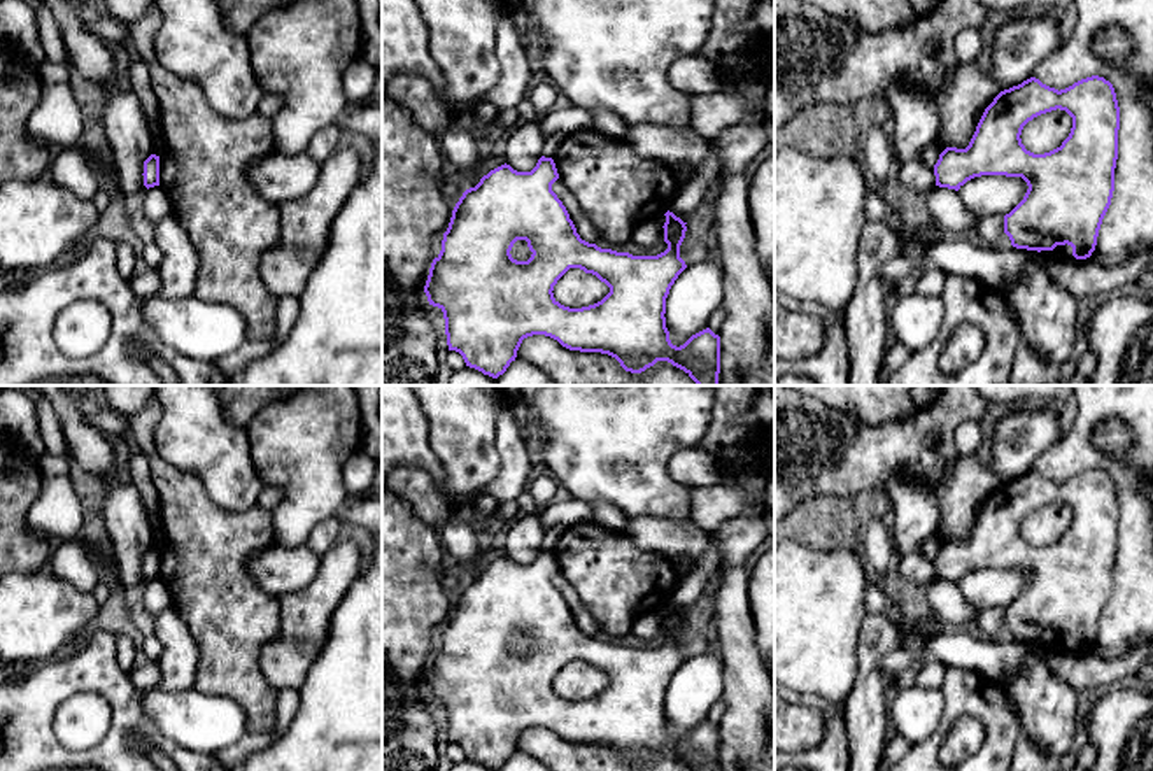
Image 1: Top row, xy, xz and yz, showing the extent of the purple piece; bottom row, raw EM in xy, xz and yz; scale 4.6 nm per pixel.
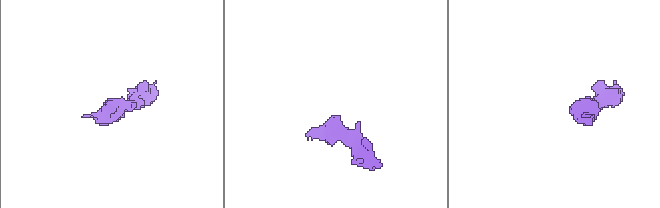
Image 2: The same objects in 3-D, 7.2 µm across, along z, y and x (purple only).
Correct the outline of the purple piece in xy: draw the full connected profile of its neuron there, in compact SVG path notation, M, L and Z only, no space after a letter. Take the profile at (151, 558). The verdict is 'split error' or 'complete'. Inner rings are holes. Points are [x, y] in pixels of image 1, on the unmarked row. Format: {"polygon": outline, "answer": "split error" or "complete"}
{"polygon": "M151 547L145 554L144 554L144 578L154 580L159 578L159 548Z", "answer": "complete"}

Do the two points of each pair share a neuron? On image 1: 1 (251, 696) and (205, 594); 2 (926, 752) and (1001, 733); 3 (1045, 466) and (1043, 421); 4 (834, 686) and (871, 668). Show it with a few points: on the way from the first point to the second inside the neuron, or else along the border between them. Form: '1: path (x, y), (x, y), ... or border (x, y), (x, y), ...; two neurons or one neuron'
1: path (233, 671), (230, 668), (230, 619); one neuron
2: path (941, 731), (961, 708), (978, 708), (982, 712); one neuron
3: border (1068, 433), (1032, 468); two neurons
4: border (859, 631), (857, 679), (843, 703); two neurons

